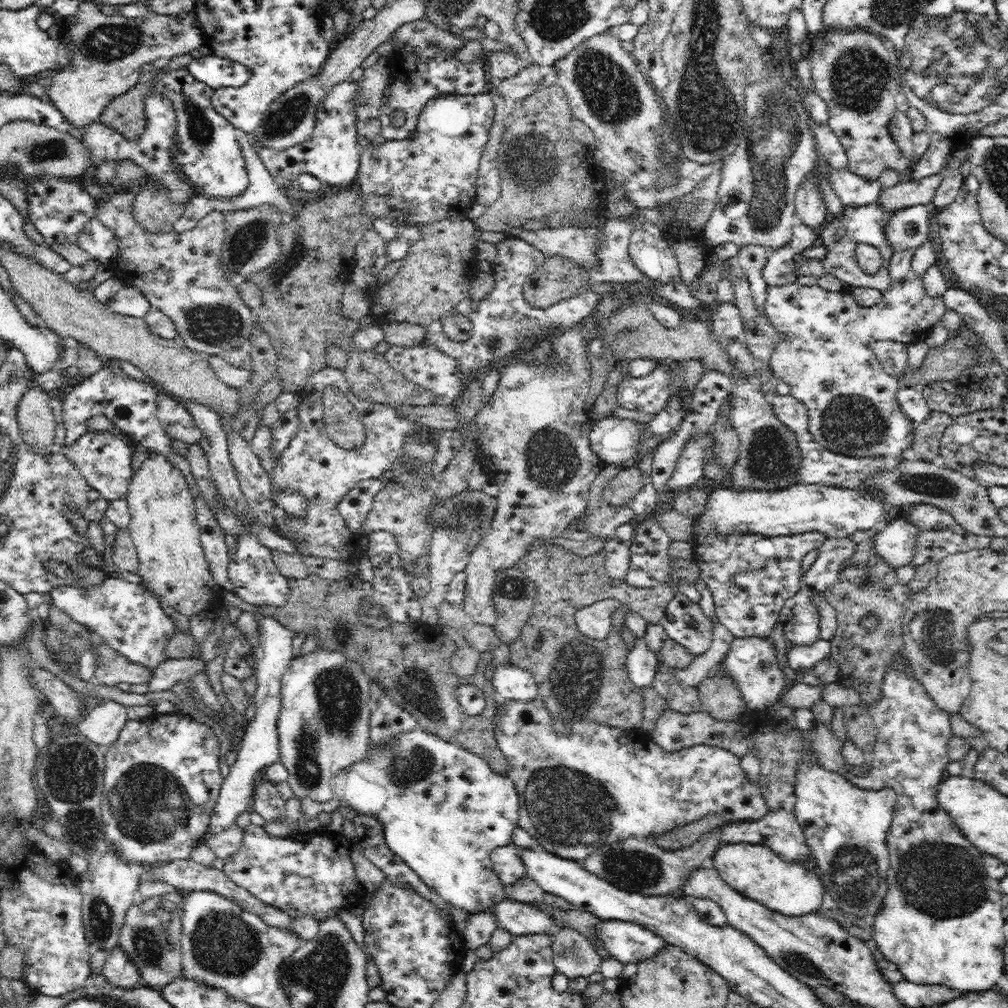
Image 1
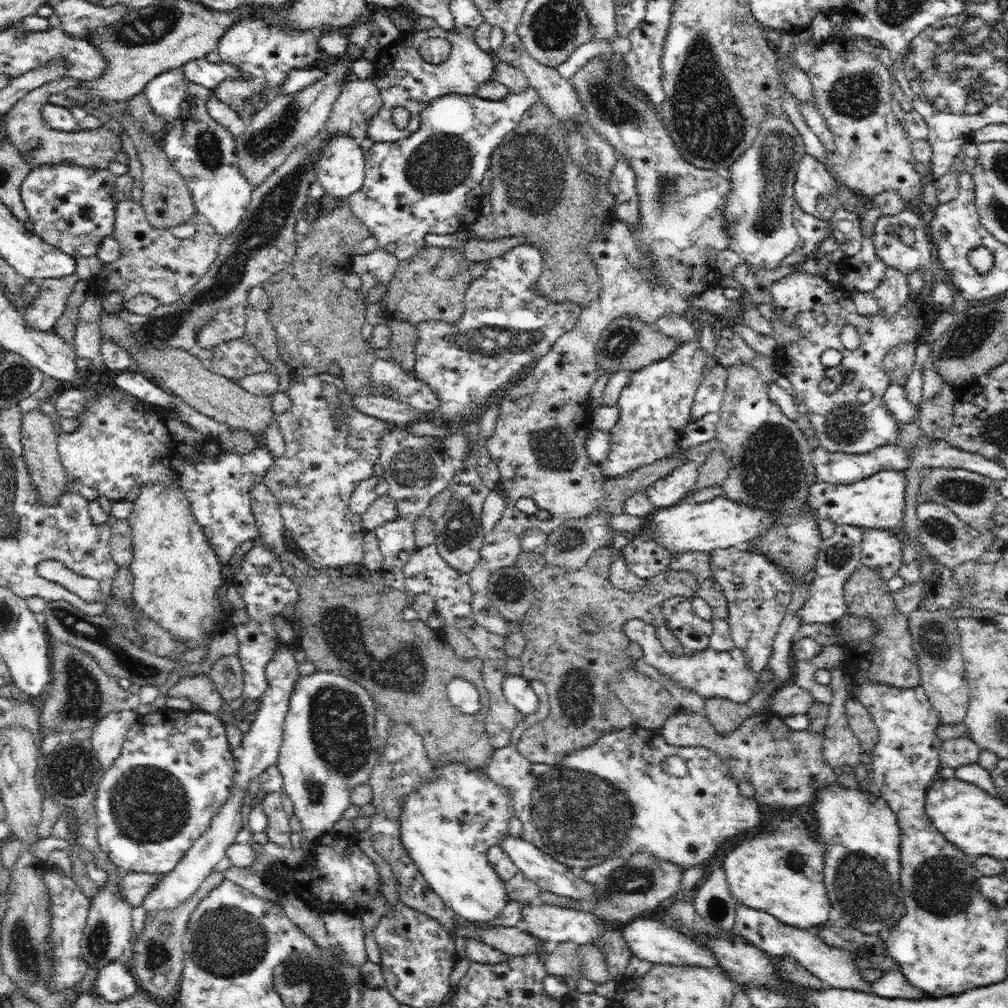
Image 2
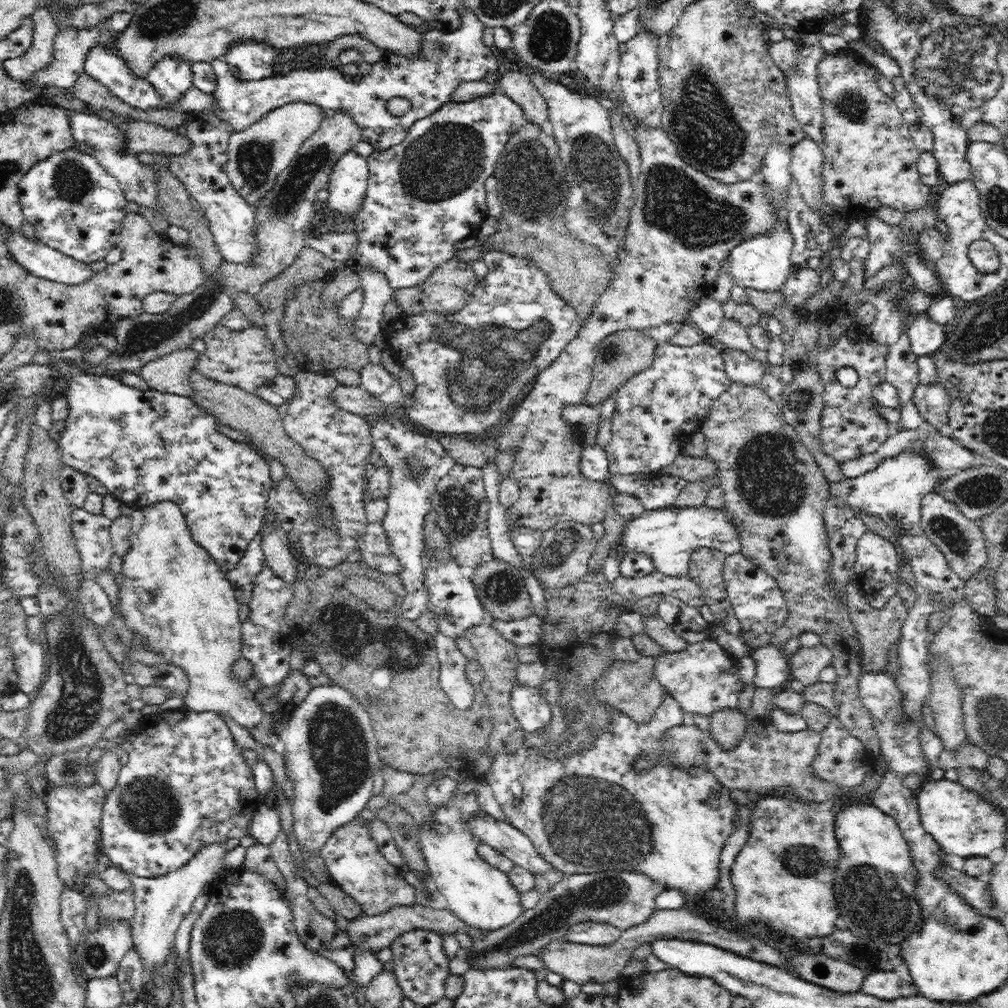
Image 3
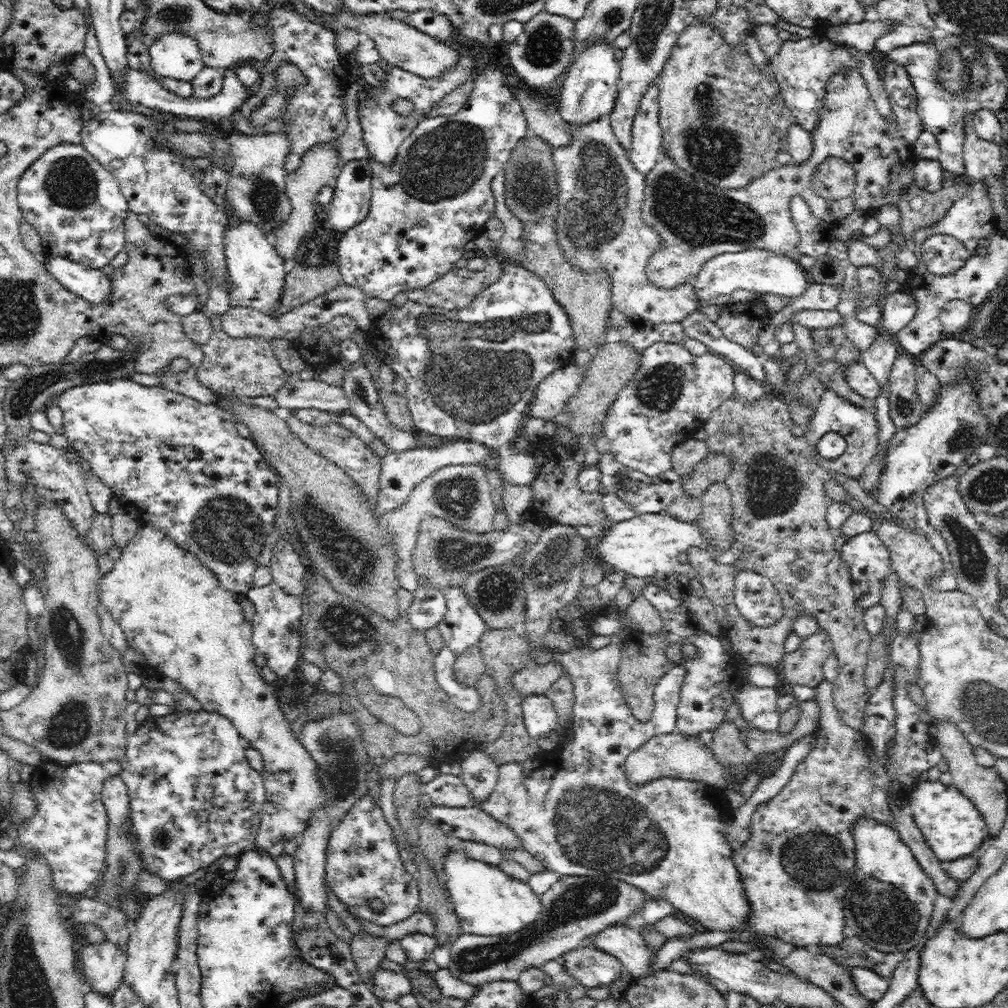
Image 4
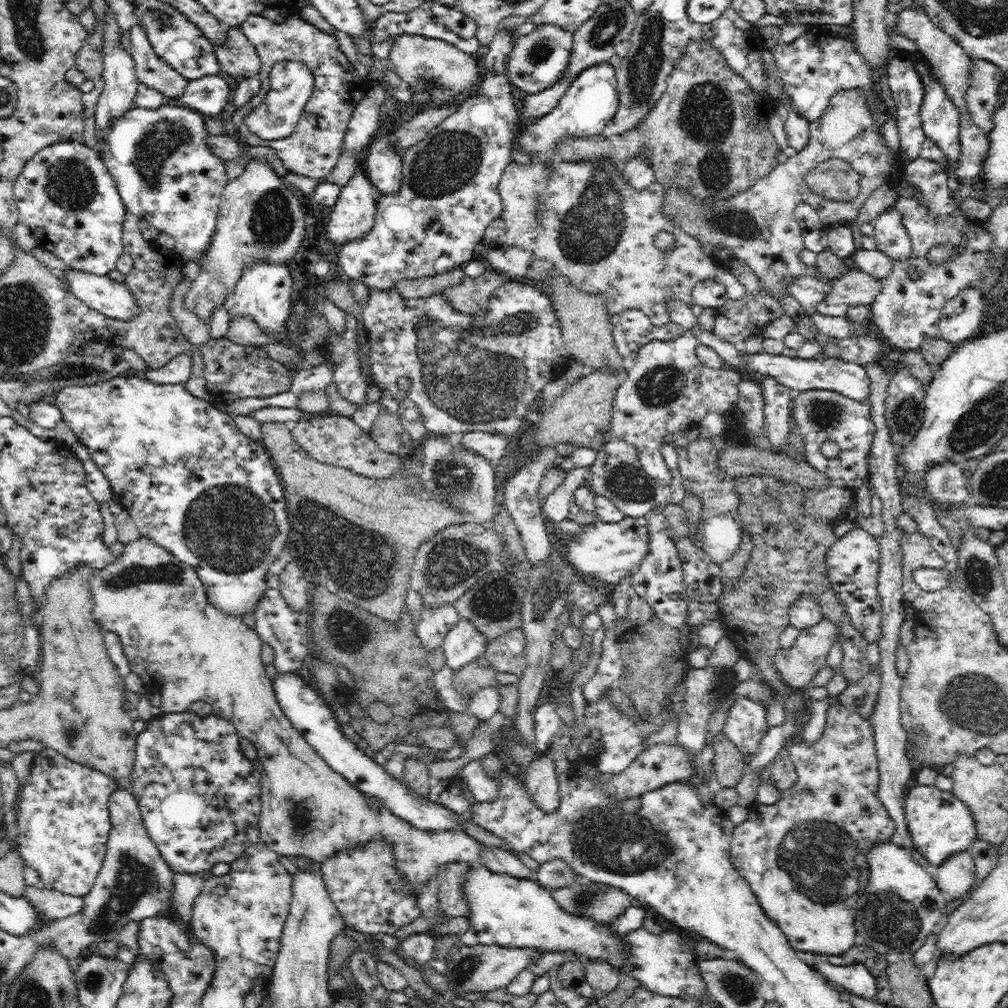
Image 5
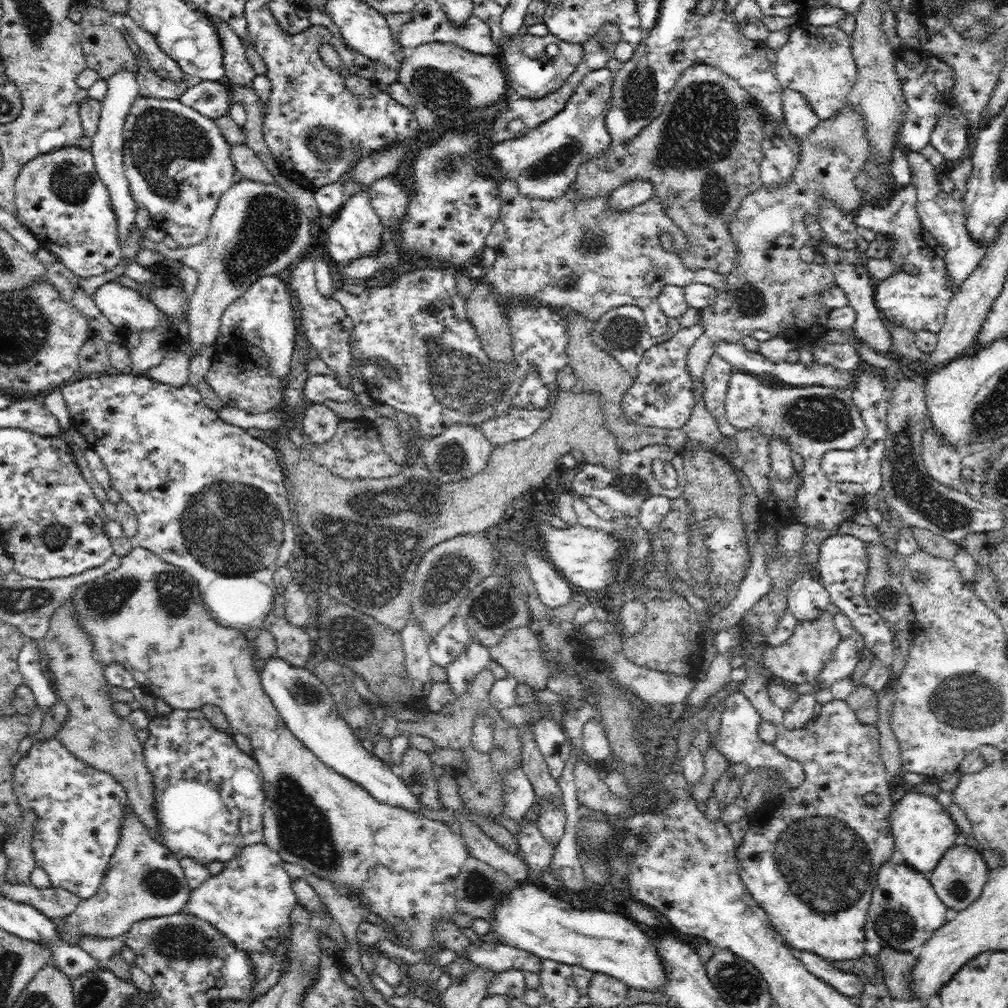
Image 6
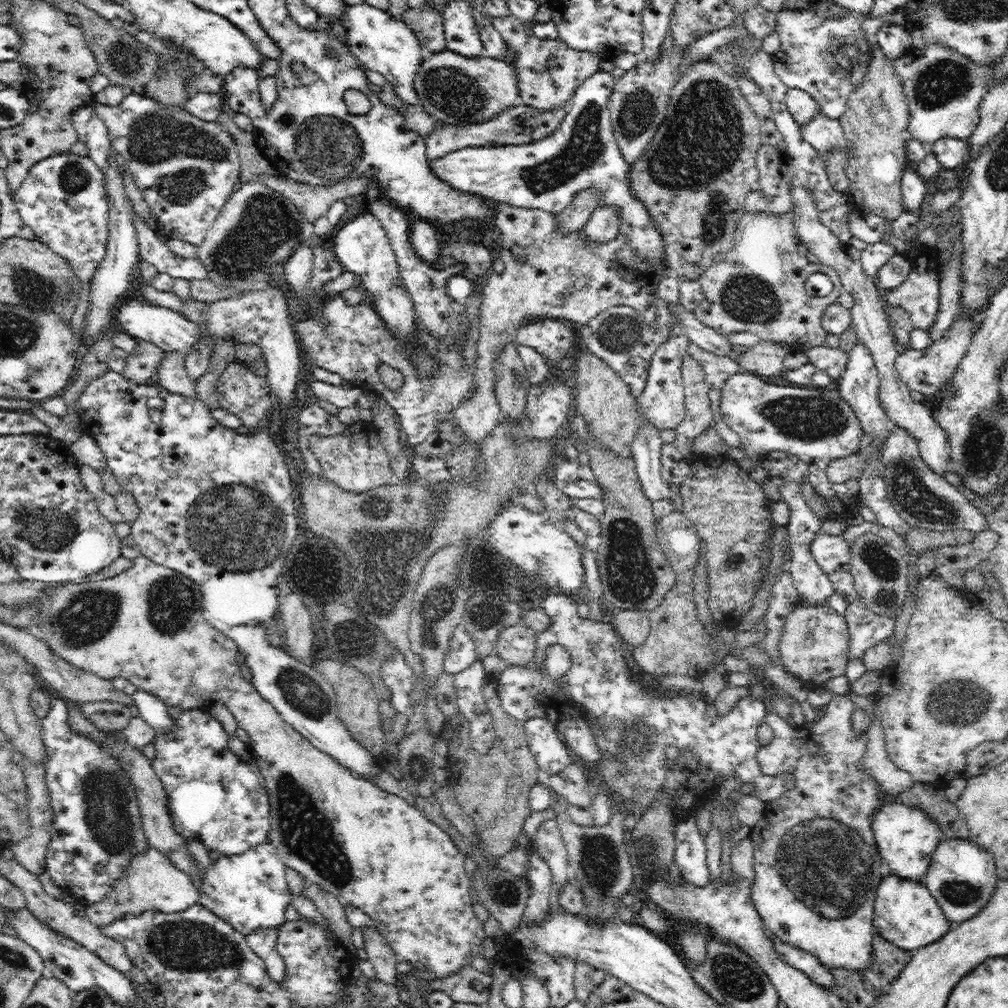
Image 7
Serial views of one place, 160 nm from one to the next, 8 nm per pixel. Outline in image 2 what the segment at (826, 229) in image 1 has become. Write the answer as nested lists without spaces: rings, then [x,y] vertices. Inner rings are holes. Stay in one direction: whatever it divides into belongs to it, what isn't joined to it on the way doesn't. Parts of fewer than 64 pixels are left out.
[[[864,234],[858,254],[846,255],[837,263],[841,273],[858,291],[871,293],[884,278],[887,264],[876,254],[872,235]]]

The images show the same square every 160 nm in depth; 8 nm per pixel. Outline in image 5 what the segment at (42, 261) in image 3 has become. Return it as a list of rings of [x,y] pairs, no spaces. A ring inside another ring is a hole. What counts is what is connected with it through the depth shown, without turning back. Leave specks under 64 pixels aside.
[[[73,268],[62,273],[78,300],[94,310],[118,320],[132,320],[140,312],[132,291],[125,283],[108,275],[98,276]]]

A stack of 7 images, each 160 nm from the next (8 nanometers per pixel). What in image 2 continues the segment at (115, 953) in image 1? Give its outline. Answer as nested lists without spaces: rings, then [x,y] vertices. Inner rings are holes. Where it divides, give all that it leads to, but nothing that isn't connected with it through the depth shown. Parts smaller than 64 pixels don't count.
[[[120,959],[99,970],[95,987],[98,995],[108,1002],[120,1002],[141,990],[134,972]]]

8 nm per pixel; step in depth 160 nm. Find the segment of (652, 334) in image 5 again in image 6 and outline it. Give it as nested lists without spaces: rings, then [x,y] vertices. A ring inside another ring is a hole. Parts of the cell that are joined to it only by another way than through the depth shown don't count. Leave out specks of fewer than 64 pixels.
[[[634,305],[615,306],[607,310],[594,325],[595,327],[592,331],[594,344],[599,346],[604,352],[611,354],[618,361],[618,364],[621,364],[630,373],[633,380],[638,375],[637,369],[644,352],[648,348],[656,346],[656,344],[666,342],[673,337],[673,334],[676,334],[677,330],[681,329],[677,318],[669,318],[667,319],[667,331],[663,335],[653,337],[645,323],[642,309]]]

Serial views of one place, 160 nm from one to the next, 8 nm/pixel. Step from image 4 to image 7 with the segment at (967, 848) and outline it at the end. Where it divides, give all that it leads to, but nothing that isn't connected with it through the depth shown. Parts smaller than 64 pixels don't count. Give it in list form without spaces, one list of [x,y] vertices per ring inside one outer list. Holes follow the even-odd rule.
[[[892,799],[884,802],[880,810],[873,814],[871,827],[882,863],[888,865],[888,872],[908,881],[924,882],[932,864],[932,854],[942,841],[936,822],[917,806]]]

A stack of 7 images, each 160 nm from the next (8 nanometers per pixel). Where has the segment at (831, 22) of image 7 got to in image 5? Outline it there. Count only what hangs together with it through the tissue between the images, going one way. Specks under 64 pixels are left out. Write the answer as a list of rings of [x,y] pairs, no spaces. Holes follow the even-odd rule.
[[[806,32],[792,43],[780,41],[772,53],[786,95],[790,97],[798,114],[810,123],[824,114],[838,90],[868,88],[872,83],[870,65],[856,50],[856,45],[851,40],[832,38],[828,33],[814,36]]]

